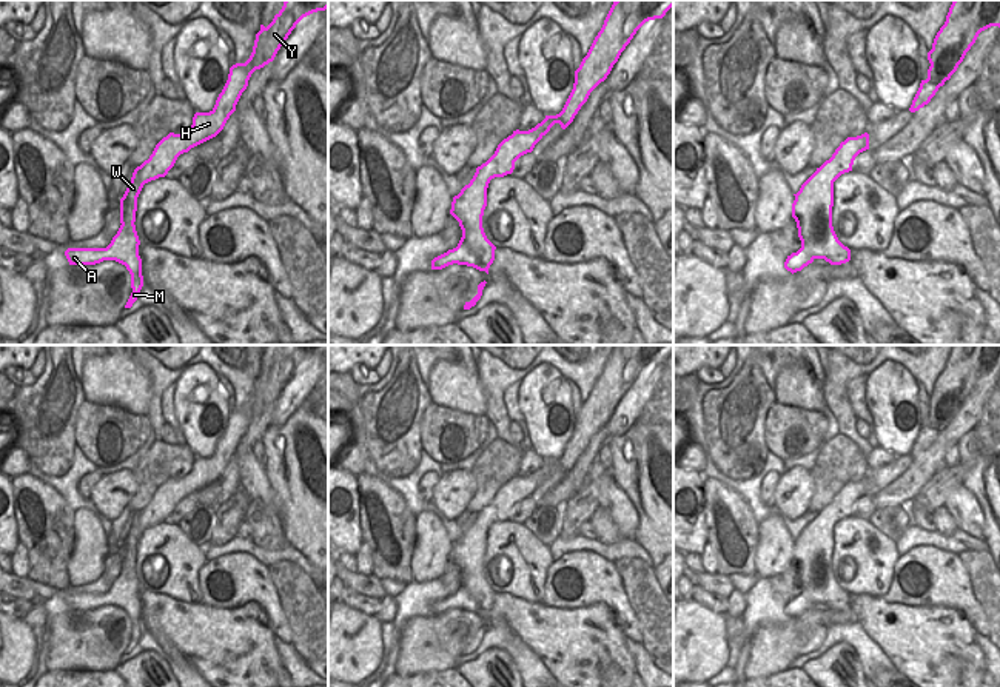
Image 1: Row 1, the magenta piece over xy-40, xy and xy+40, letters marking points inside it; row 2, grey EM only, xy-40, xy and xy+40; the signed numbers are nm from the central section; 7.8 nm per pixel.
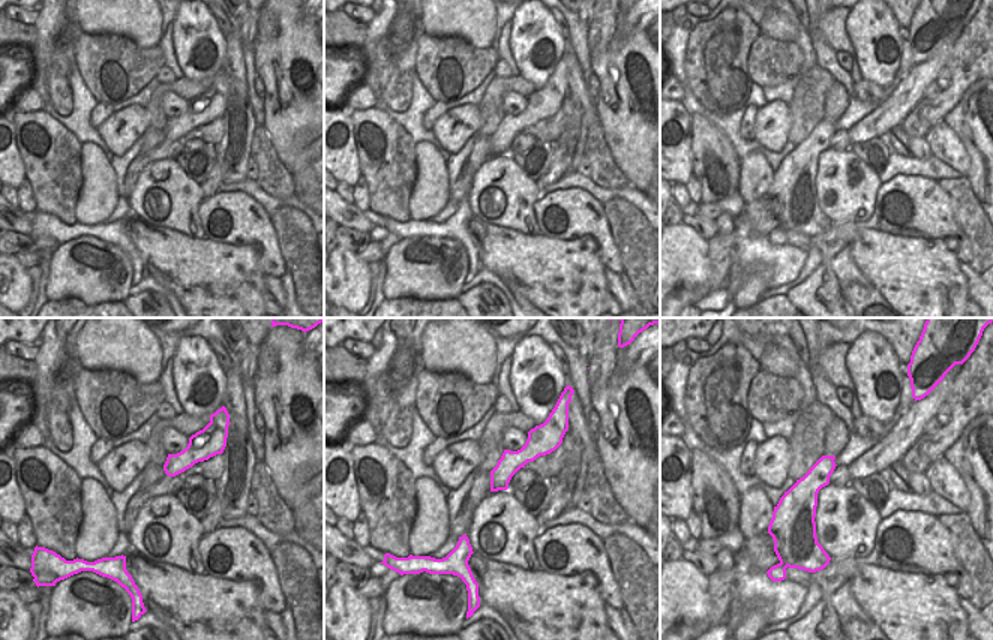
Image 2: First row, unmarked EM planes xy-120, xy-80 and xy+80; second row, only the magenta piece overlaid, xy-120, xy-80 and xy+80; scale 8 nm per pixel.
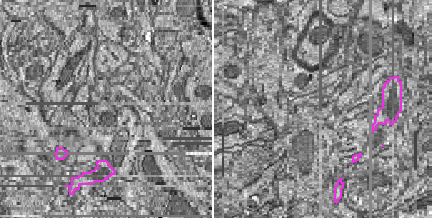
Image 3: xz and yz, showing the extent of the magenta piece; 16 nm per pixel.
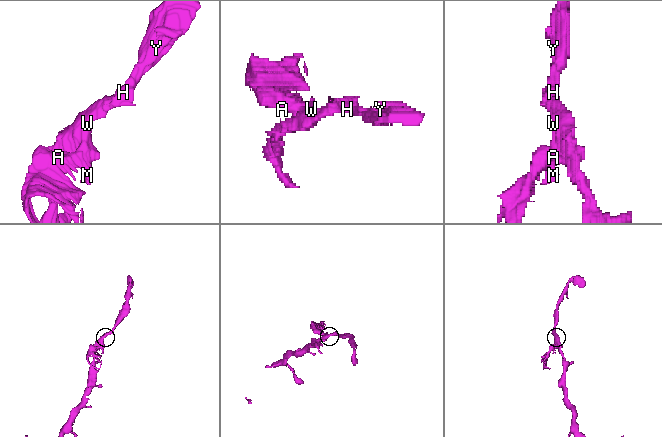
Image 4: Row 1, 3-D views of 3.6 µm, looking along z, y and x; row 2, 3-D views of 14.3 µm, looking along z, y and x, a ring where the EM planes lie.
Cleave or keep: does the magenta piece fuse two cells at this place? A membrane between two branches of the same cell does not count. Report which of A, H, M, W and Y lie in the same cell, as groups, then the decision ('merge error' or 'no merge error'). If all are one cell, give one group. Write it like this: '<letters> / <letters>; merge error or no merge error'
A M / H W Y; merge error

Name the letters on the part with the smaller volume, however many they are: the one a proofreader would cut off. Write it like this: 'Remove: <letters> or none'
Remove: A, M

